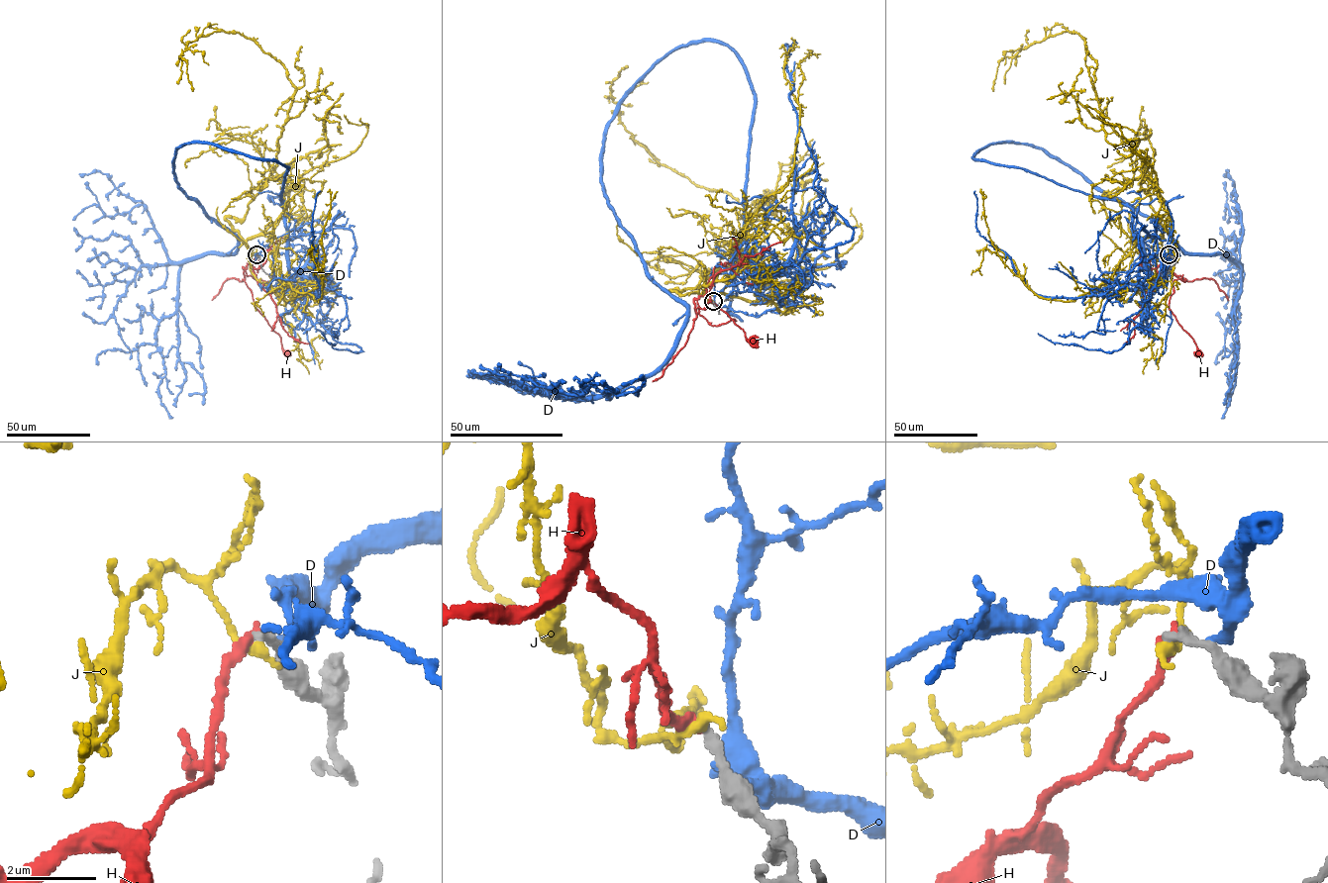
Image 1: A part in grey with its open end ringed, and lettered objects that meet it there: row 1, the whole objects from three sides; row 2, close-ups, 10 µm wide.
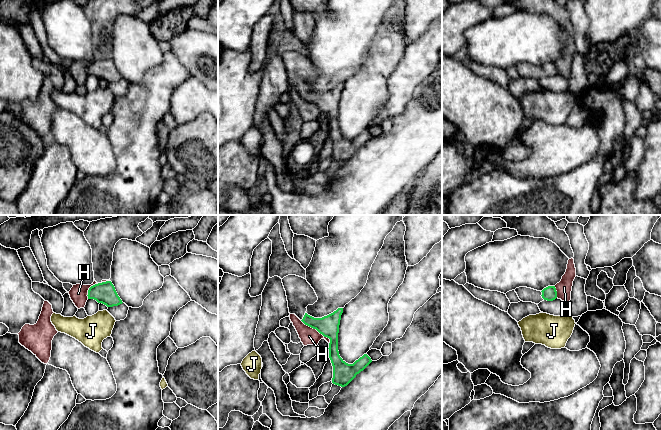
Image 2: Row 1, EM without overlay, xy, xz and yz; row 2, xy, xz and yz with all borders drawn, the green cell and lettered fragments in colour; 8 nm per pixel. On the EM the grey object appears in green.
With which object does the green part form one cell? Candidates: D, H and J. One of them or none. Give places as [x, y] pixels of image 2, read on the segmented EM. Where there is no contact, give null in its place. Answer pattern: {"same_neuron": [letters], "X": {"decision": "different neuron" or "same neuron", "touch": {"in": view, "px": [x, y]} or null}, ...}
{"same_neuron": [], "D": {"decision": "different neuron", "touch": null}, "H": {"decision": "different neuron", "touch": {"in": "xz", "px": [316, 329]}}, "J": {"decision": "different neuron", "touch": null}}

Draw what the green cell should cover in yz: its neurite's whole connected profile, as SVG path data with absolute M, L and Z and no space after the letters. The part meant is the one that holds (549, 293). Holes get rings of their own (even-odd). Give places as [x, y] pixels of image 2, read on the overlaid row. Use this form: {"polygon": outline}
{"polygon": "M548 286L542 291L537 291L527 287L519 287L515 289L515 292L521 301L532 302L535 304L539 304L544 300L553 301L557 298L555 286Z"}

